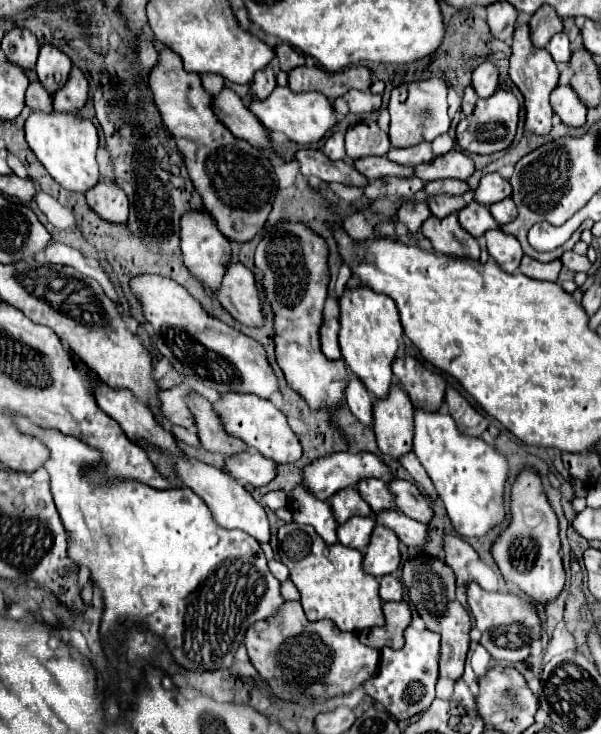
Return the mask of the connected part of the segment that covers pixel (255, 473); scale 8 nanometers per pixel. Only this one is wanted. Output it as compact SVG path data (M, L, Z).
M244 451L244 453L228 457L226 459L226 469L236 481L240 481L242 485L252 485L252 487L268 485L278 473L276 463L262 457L256 451L254 453Z

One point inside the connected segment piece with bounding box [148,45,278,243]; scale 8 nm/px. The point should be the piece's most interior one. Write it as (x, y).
(238, 186)

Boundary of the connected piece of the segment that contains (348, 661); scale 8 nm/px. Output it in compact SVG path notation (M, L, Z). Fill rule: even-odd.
M286 601L280 609L280 617L258 621L246 631L246 649L252 665L262 675L262 679L270 685L272 693L282 701L312 705L312 703L326 703L330 697L352 693L354 689L362 687L364 681L376 677L380 651L368 645L362 645L354 633L342 633L330 619L320 619L310 623L304 615L300 601Z

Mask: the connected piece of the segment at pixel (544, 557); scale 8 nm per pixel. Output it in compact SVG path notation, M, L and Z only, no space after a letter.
M524 467L512 485L510 523L492 543L492 557L500 567L506 583L516 583L536 601L550 601L558 597L564 587L558 519L548 503L540 475L532 467Z

